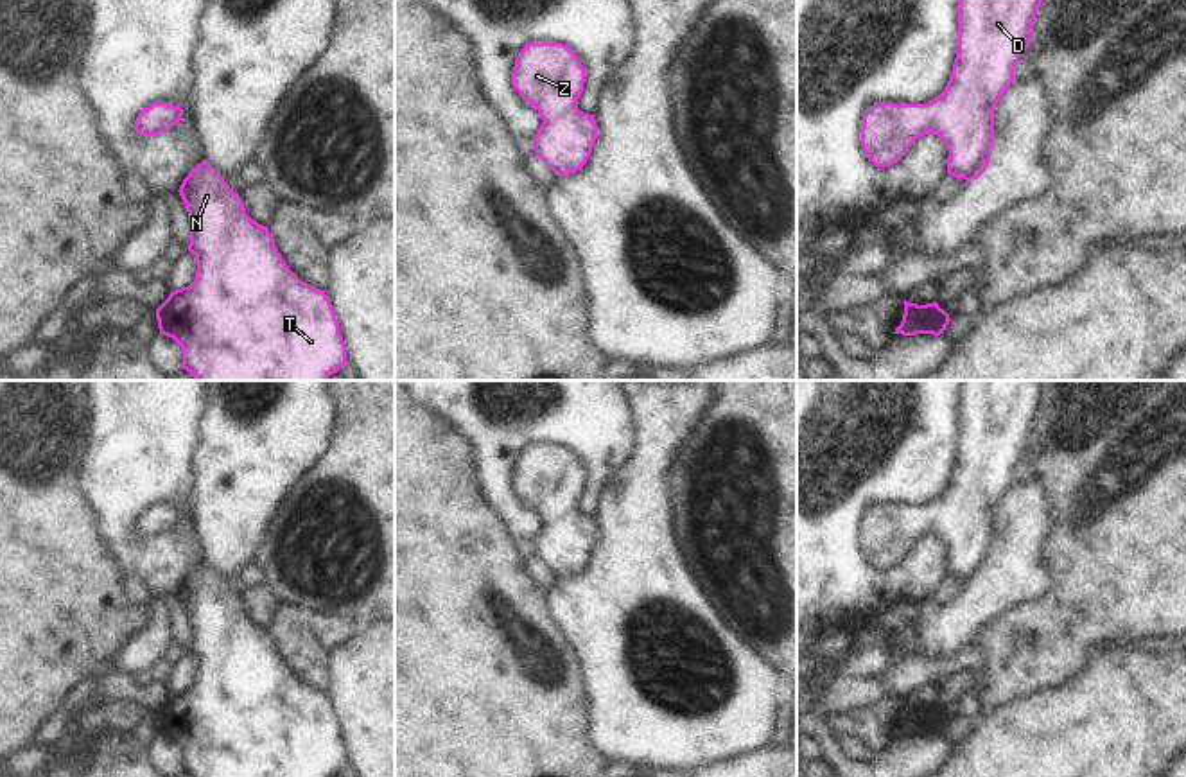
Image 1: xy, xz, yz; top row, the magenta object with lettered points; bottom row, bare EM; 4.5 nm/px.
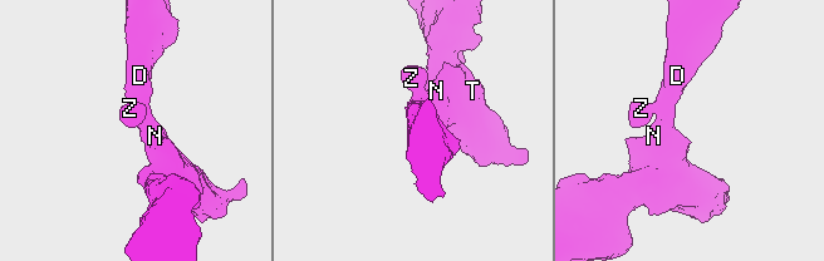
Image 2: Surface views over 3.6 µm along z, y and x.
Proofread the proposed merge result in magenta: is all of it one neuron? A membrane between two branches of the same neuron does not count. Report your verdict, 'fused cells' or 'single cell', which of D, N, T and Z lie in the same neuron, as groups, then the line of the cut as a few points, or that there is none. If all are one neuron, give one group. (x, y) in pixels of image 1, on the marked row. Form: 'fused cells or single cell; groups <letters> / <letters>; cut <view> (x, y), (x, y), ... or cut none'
single cell; groups D N T Z; cut none

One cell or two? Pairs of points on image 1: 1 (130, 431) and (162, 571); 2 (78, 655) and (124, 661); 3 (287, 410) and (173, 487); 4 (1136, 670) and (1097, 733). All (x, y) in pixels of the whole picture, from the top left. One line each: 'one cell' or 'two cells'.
1: one cell
2: two cells
3: two cells
4: one cell

